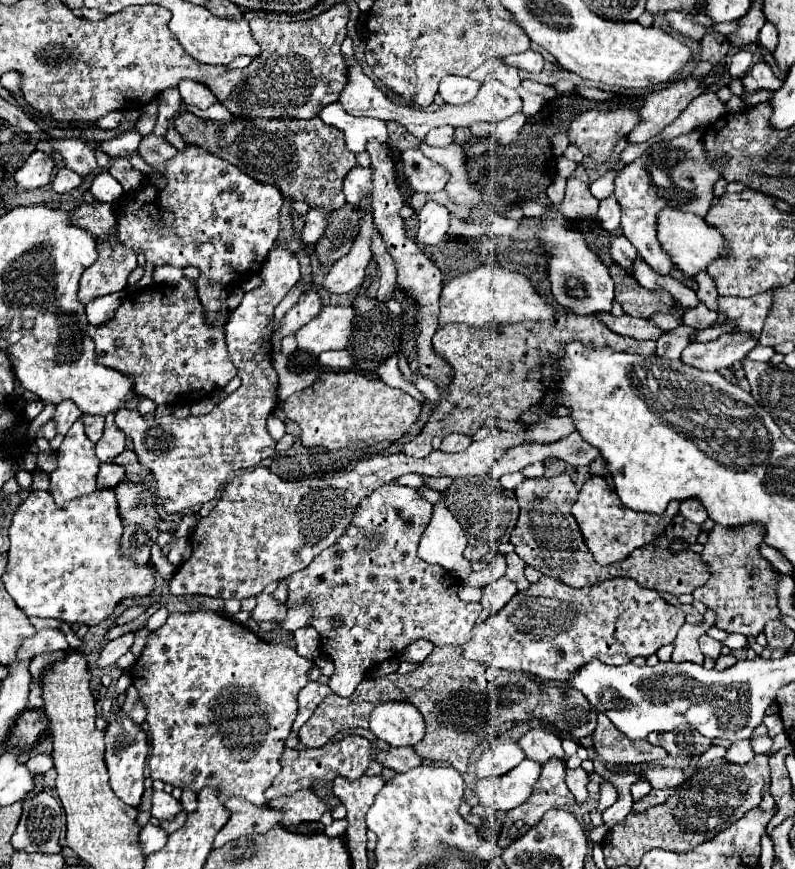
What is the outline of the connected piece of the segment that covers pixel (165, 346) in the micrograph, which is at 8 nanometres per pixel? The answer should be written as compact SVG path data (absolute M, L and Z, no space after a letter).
M182 277L178 285L132 291L114 317L104 325L90 325L88 335L96 343L96 361L132 377L138 397L148 397L156 405L190 405L212 389L222 389L238 373L224 341L226 321L206 321L206 307L196 295L194 281Z

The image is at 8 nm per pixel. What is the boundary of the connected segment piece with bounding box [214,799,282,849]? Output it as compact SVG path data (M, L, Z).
M228 799L224 807L230 811L230 819L214 839L216 849L240 837L266 833L274 825L278 825L278 819L282 819L282 811L270 807L254 807L244 799Z

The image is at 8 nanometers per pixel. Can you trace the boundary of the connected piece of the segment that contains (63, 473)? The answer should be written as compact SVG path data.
M78 419L70 431L66 433L60 449L56 451L58 467L50 473L50 495L58 503L58 507L66 507L70 499L76 499L78 495L88 495L90 491L96 491L96 473L100 467L100 459L94 453L94 443L86 439L82 419Z

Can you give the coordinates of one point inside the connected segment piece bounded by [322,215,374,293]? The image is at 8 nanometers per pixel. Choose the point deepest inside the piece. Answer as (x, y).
(347, 273)

